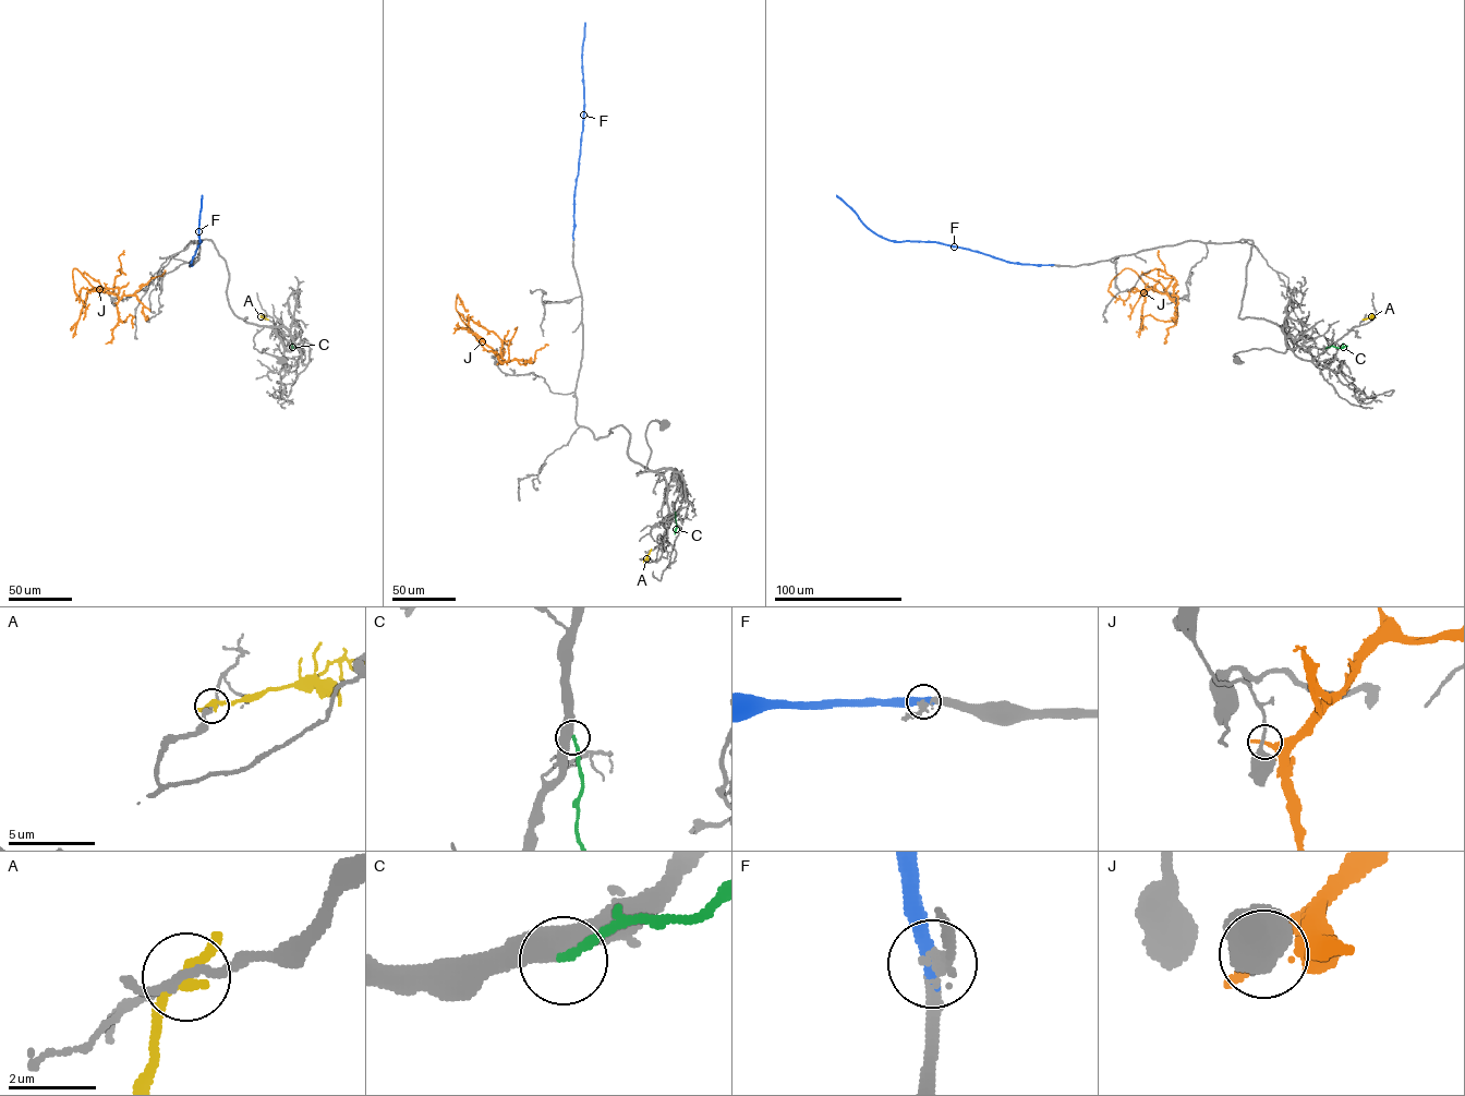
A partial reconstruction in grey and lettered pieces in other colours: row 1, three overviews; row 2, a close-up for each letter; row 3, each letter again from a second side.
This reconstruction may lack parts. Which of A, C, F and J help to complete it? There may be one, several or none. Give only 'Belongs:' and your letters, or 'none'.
Belongs: C, F

